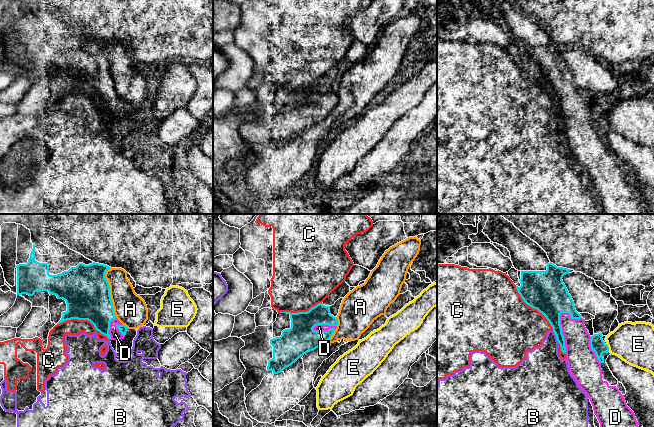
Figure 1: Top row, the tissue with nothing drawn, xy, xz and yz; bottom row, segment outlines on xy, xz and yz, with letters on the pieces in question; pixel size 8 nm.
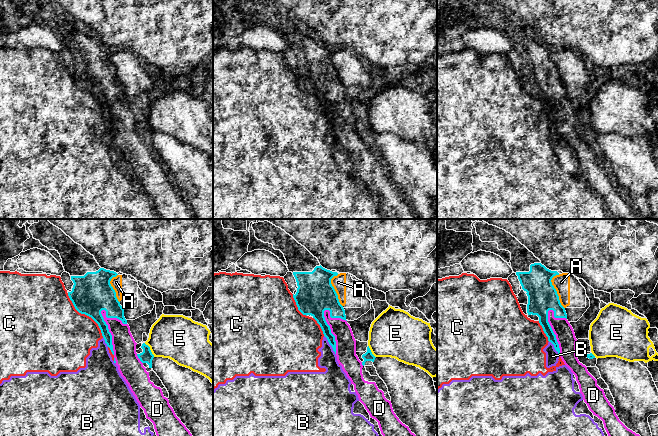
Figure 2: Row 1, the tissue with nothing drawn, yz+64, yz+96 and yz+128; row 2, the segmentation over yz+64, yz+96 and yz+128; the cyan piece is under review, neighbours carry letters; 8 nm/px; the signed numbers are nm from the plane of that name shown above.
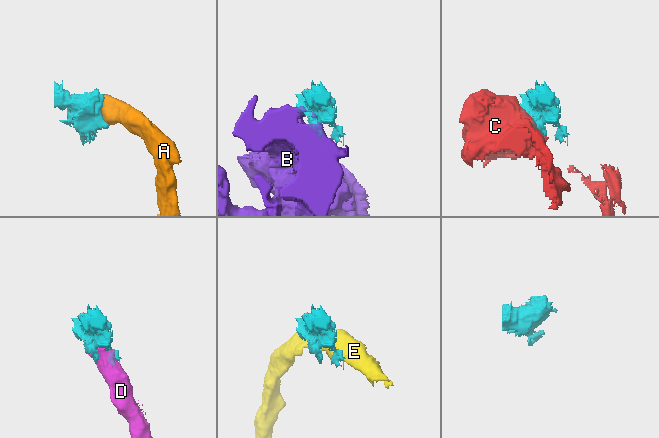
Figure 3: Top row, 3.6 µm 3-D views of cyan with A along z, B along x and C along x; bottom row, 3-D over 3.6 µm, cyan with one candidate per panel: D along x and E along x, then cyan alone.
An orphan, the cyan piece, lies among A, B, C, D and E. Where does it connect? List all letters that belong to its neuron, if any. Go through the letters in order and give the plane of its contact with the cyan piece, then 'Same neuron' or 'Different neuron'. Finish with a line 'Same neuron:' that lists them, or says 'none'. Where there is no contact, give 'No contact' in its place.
A: Touches cyan in xy. Different neuron
B: Touches cyan in yz. Different neuron
C: Touches cyan in xy. Different neuron
D: Touches cyan in yz. Same neuron
E: Touches cyan in yz. Different neuron
Same neuron: D

